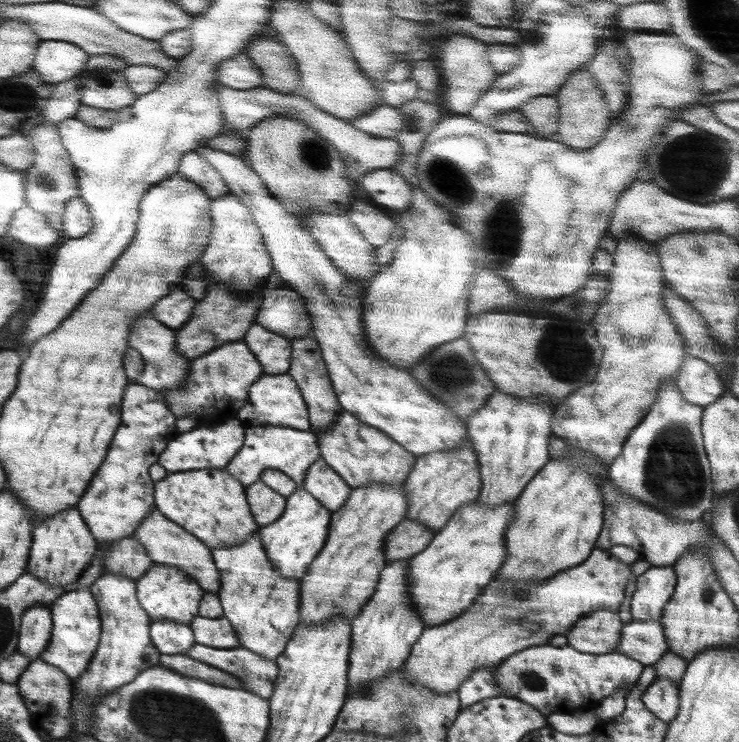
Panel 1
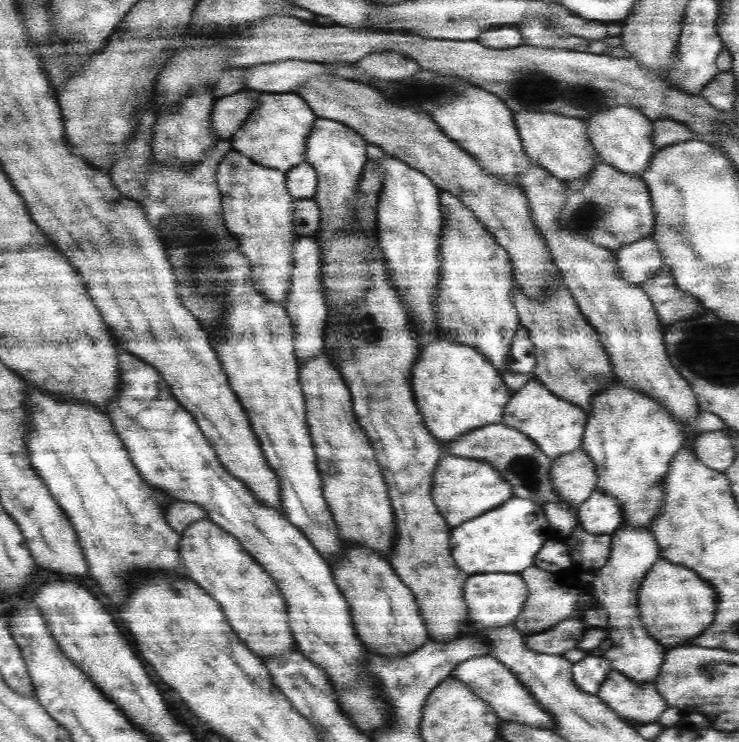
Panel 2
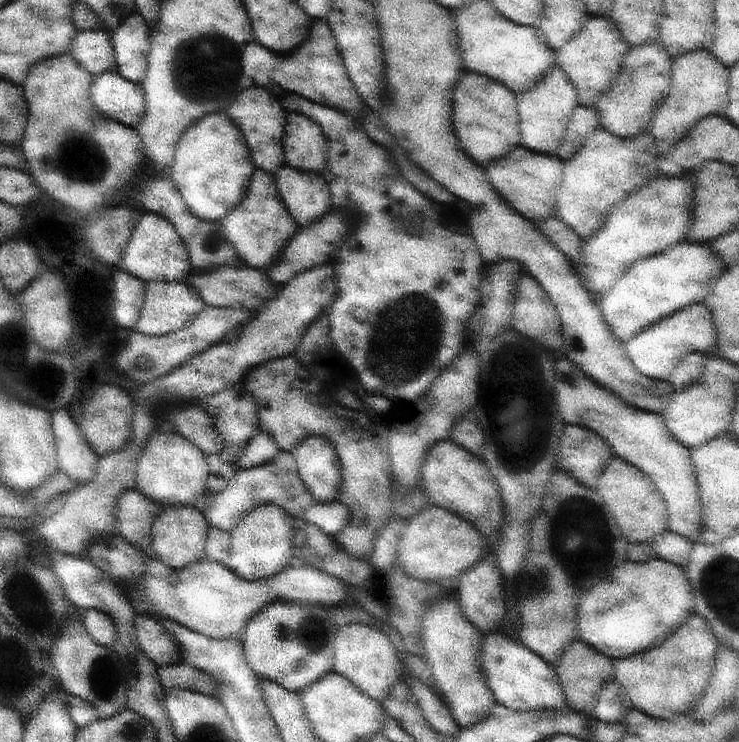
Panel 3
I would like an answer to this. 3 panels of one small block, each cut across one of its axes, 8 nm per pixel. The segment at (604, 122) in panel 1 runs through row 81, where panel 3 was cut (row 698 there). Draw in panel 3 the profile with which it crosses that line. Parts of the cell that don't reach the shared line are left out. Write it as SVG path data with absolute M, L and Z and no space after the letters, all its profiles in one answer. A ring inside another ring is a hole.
M581 640L574 642L570 646L570 650L566 650L565 656L562 657L562 662L559 662L554 667L554 670L560 679L561 687L570 709L592 717L597 706L596 700L600 696L602 682L610 680L610 674L612 674L612 678L616 677L616 671L612 670L612 663L597 647L590 646L589 643Z

